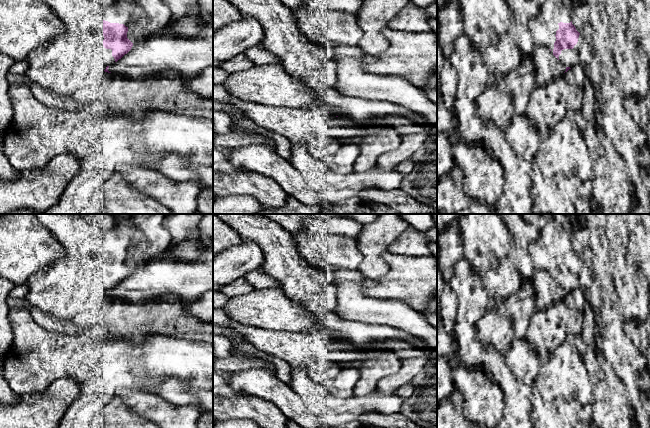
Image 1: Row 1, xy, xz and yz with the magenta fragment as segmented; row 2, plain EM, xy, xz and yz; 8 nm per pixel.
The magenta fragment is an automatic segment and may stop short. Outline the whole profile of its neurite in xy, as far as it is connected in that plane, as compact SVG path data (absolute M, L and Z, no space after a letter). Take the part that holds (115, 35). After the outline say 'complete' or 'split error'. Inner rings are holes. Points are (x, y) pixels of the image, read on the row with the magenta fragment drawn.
M115 0L105 11L103 46L112 50L115 62L131 50L133 43L127 38L128 27L141 16L142 7L131 0Z; split error

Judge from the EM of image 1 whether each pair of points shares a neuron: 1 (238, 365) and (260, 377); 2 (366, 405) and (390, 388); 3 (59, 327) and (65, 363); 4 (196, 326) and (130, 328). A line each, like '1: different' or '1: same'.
1: different
2: different
3: different
4: same

